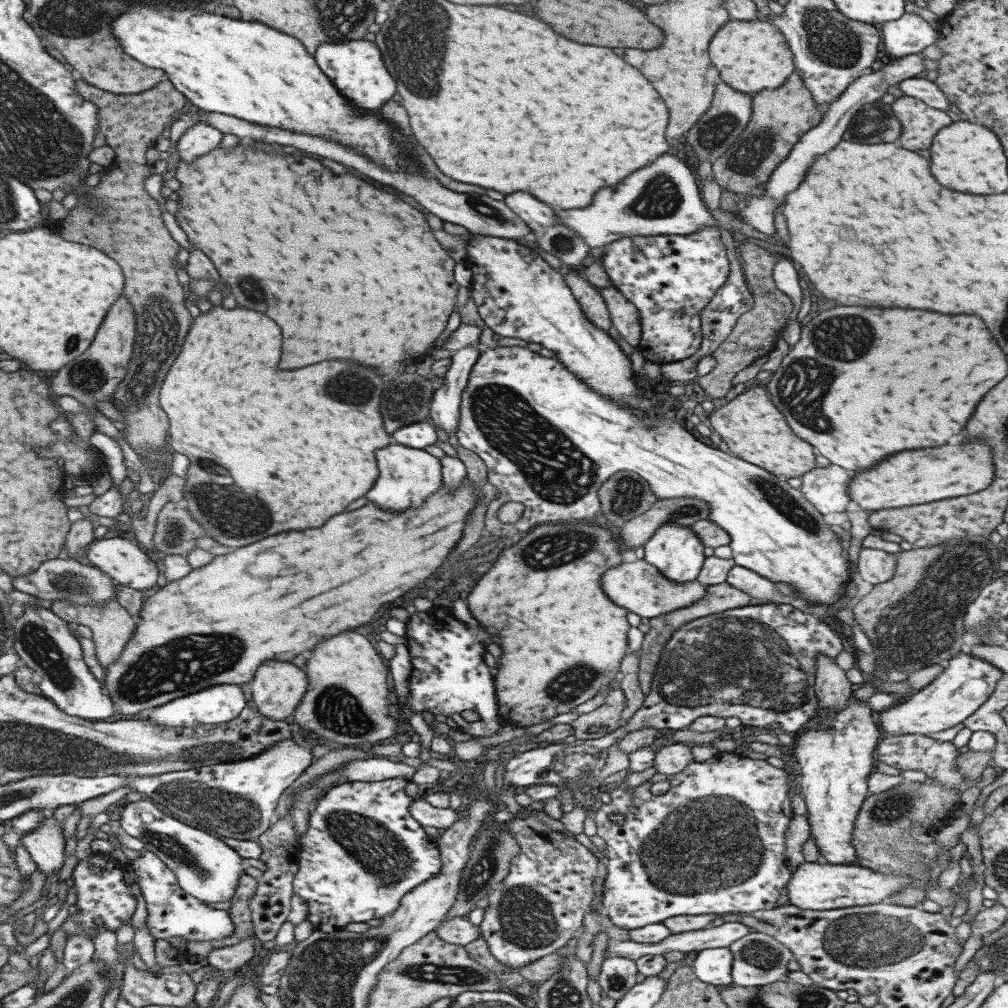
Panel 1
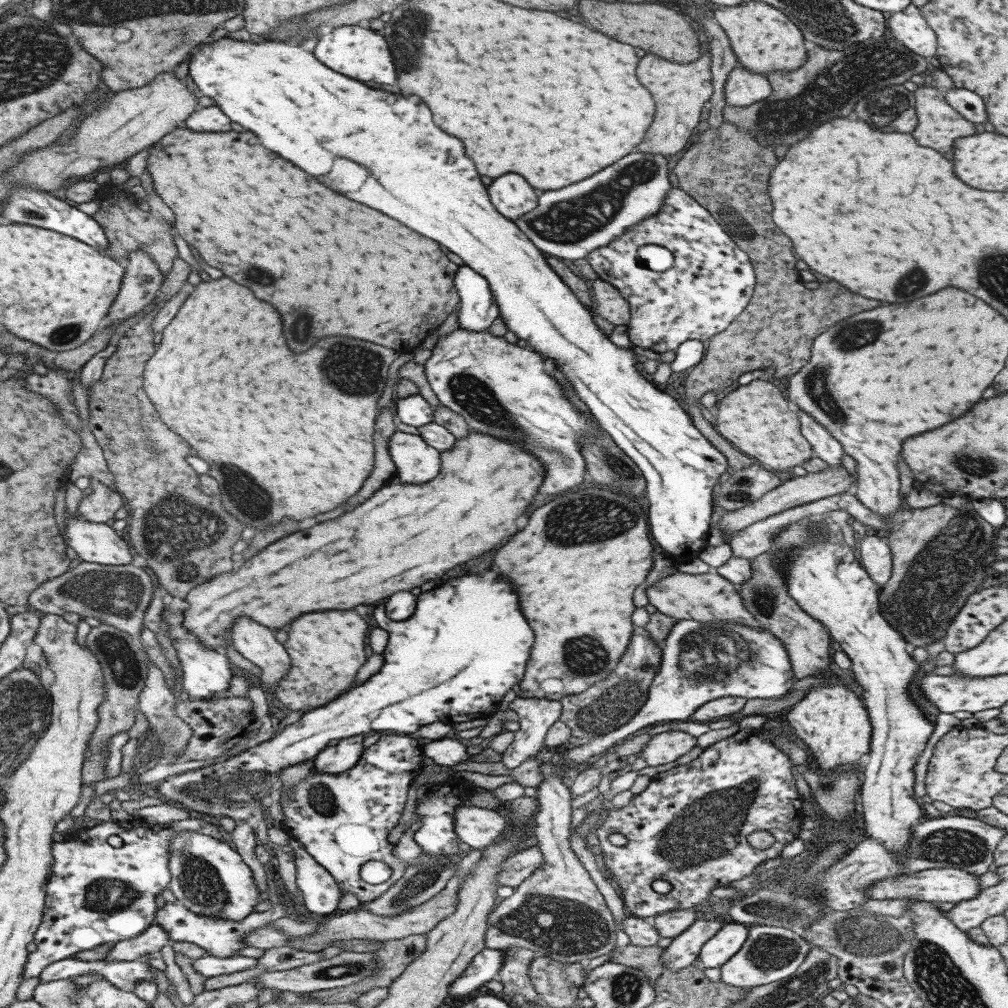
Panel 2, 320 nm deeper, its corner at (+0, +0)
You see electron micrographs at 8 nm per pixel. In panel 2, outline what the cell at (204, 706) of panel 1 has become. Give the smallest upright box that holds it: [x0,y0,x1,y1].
[160,608,234,700]

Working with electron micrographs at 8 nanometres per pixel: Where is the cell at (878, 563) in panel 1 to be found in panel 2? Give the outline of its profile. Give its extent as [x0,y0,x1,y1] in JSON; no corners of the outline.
[857,534,892,587]

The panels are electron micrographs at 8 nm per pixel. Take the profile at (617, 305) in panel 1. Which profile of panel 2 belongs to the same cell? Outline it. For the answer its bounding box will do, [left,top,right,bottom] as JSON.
[591,279,629,326]

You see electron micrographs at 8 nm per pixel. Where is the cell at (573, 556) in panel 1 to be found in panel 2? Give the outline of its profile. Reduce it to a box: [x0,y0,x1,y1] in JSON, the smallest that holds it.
[491,486,655,701]

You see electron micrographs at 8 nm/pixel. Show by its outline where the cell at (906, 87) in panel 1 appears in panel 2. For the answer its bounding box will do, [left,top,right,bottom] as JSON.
[942,87,988,124]

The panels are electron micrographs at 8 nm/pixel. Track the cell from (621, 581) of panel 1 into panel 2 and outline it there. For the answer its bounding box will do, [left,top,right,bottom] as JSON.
[643,570,760,630]

